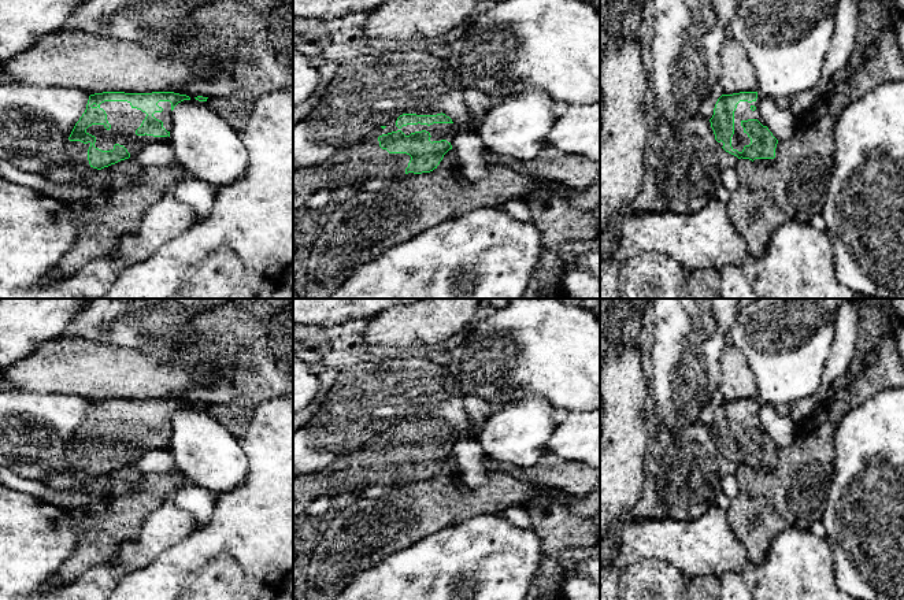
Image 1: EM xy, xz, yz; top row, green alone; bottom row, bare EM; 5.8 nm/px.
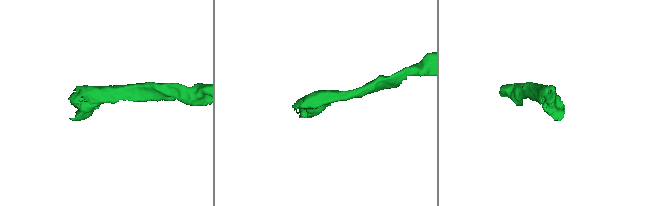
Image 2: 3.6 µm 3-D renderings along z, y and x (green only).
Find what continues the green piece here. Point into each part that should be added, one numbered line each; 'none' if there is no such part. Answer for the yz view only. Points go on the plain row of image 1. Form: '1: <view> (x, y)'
1: yz (743, 419)

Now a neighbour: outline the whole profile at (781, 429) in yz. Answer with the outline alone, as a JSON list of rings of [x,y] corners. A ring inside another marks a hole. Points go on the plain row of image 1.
[[[760,401],[760,423],[778,448],[788,447],[797,433],[797,426],[789,415],[778,414],[774,405],[763,401]]]

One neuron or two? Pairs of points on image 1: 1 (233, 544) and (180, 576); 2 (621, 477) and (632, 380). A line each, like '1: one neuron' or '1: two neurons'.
1: one neuron
2: one neuron

